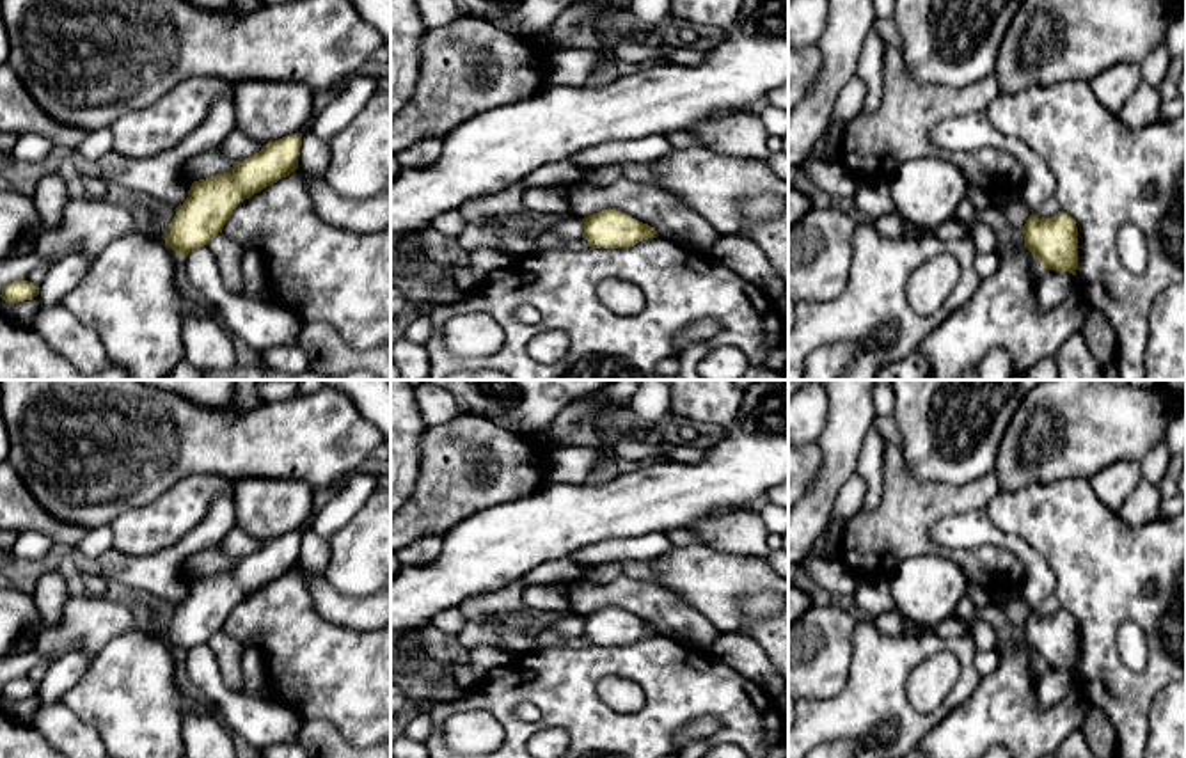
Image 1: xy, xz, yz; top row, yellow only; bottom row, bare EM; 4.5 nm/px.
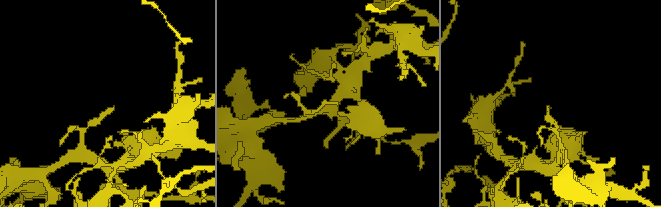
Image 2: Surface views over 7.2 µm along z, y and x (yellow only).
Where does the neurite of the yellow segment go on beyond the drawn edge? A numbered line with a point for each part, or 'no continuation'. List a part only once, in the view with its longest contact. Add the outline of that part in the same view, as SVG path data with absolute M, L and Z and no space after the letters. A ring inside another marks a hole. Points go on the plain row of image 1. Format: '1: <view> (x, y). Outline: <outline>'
no continuation

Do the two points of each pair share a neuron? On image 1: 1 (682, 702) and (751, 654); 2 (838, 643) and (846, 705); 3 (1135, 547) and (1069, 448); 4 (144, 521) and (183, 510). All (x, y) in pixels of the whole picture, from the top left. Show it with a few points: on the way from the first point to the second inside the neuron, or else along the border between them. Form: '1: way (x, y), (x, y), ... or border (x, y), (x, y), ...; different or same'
1: border (702, 650), (707, 650), (766, 691); different
2: border (853, 641), (844, 686), (826, 698), (812, 700); different
3: border (1087, 478), (1062, 478), (1046, 485); different
4: way (153, 521), (166, 521), (174, 513); same

